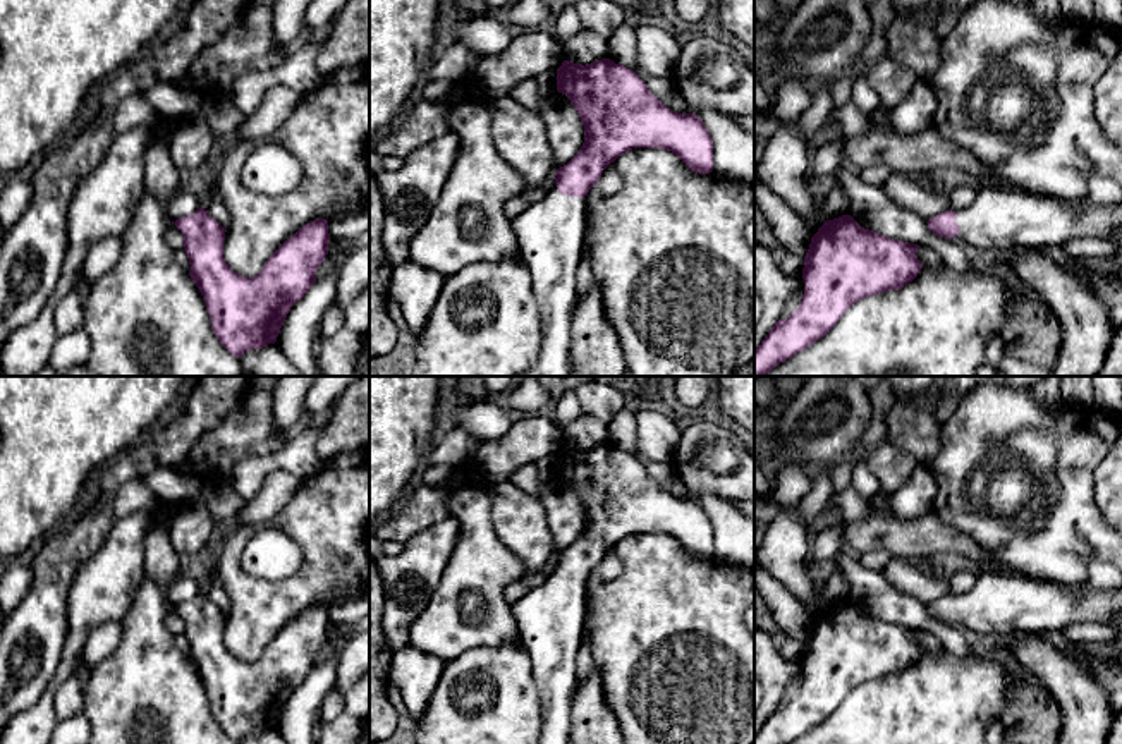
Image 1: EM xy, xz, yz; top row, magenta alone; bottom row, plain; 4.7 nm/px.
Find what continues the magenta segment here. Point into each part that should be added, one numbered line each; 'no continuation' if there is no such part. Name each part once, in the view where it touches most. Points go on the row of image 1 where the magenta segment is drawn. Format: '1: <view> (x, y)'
1: xz (550, 234)

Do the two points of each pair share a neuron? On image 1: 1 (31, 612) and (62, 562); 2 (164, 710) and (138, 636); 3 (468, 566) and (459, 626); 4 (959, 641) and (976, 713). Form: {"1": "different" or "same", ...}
{"1": "same", "2": "same", "3": "same", "4": "different"}

